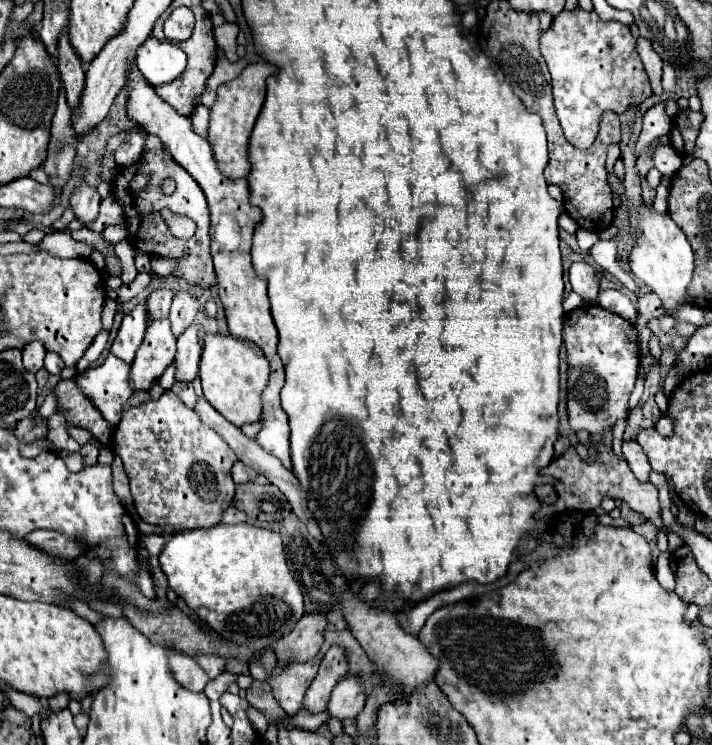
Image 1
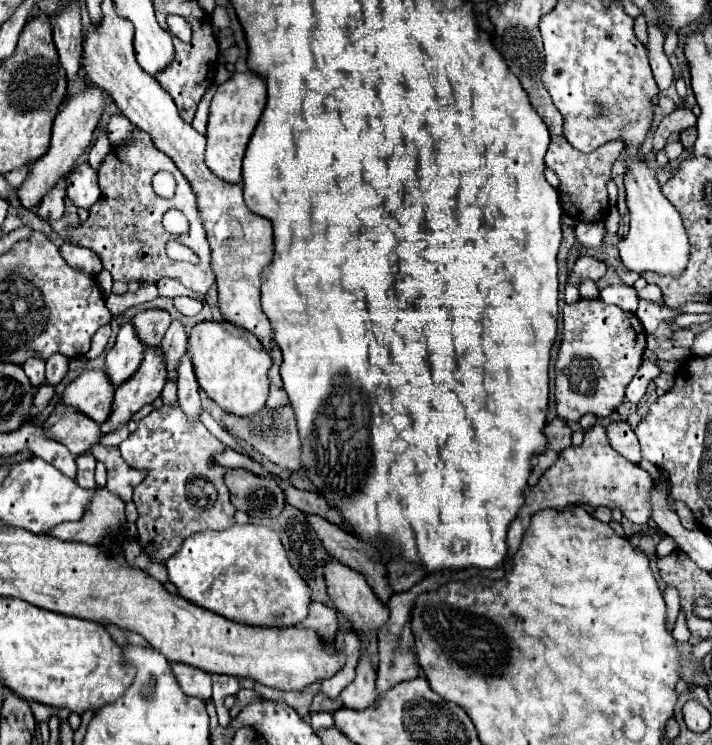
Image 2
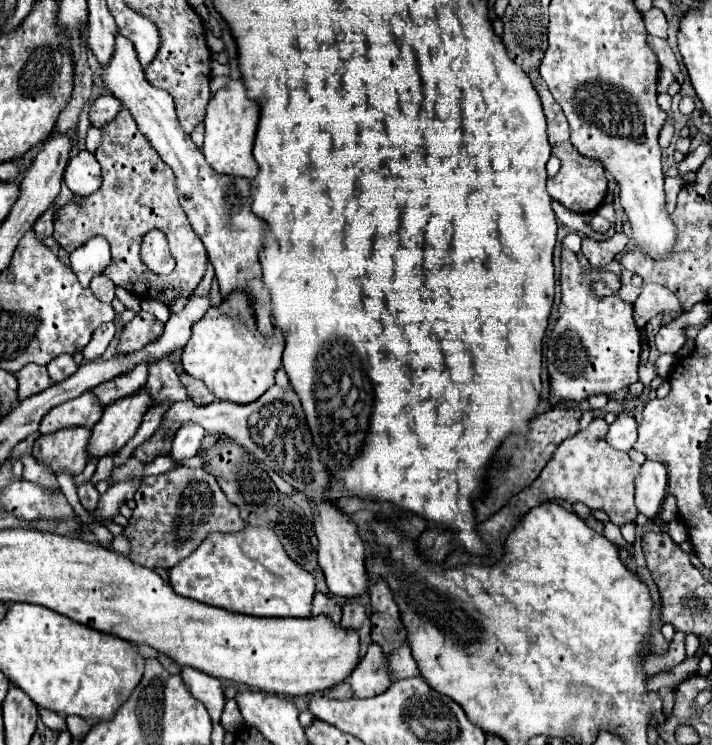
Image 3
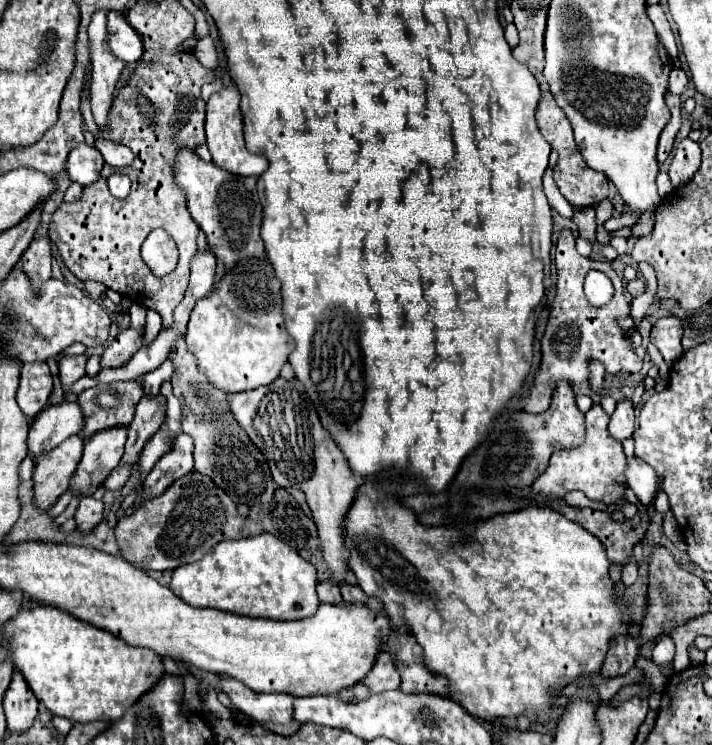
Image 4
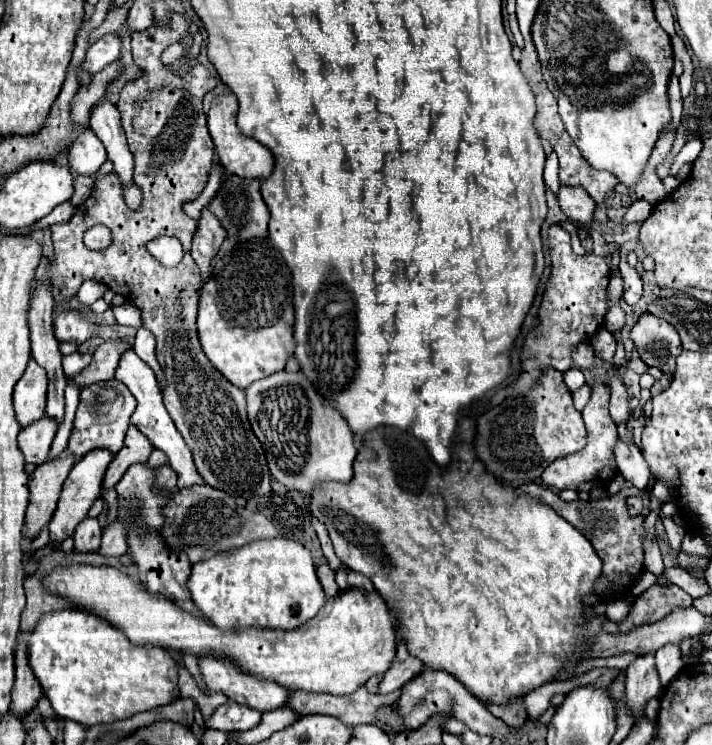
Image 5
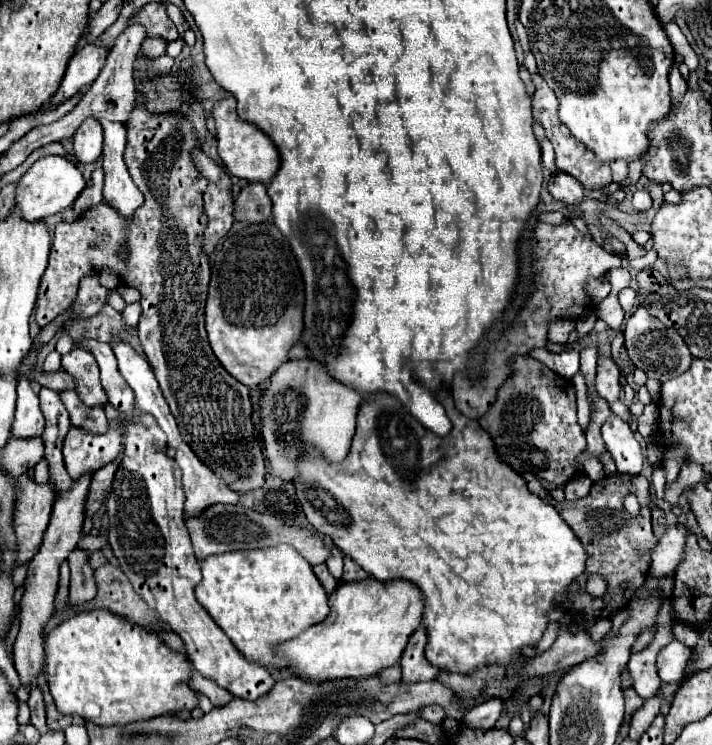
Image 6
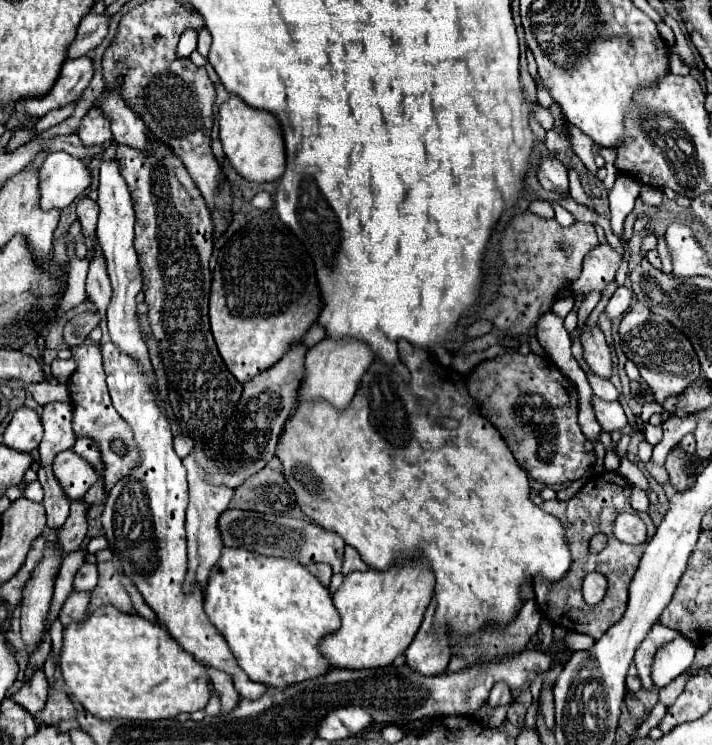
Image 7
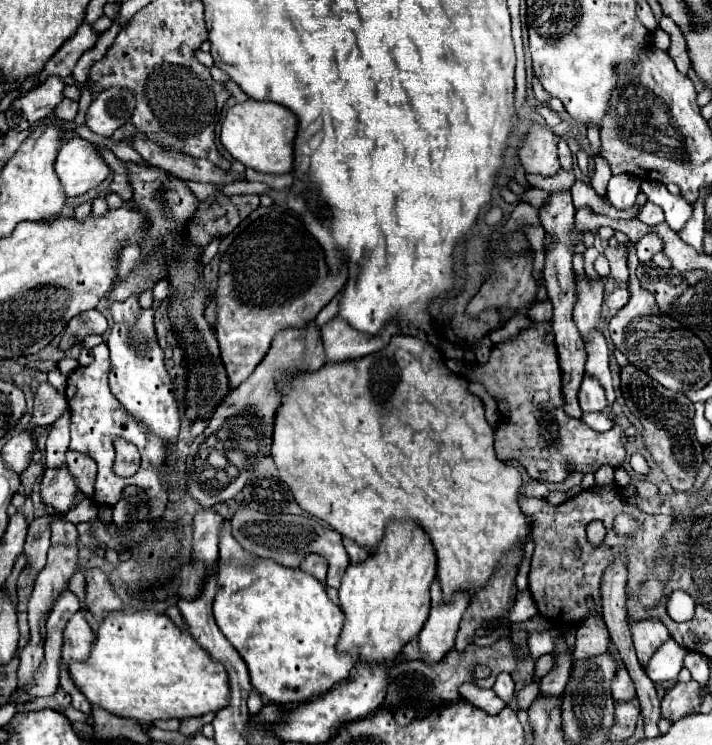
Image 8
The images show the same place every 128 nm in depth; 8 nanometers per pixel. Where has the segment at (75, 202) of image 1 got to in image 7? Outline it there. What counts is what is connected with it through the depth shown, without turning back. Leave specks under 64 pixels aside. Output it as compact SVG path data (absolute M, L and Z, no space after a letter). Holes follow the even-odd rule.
M90 108L80 122L78 136L86 148L100 146L100 144L112 140L110 122L106 120L106 116L102 116L102 112L98 108Z

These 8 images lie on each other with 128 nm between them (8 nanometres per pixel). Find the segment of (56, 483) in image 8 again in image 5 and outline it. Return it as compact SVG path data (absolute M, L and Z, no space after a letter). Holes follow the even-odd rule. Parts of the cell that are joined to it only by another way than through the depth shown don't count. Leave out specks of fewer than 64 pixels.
M108 380L108 382L98 382L98 384L92 384L90 388L84 388L80 392L80 406L78 406L78 412L76 412L76 420L74 420L74 428L72 428L72 434L70 434L70 442L68 442L68 450L80 458L84 456L86 452L90 452L92 448L110 448L112 452L118 452L122 448L122 442L124 442L124 436L126 436L126 430L130 426L130 416L136 408L136 400L134 396L130 394L130 390L118 382L118 380ZM102 388L112 388L120 398L122 398L122 408L120 410L98 410L98 390ZM88 412L94 416L94 422L88 424Z

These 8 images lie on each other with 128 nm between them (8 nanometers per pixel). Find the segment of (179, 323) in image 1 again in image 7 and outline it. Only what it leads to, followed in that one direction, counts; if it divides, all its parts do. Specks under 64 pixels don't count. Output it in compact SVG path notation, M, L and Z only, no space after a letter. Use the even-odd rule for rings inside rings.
M84 498L72 500L70 516L58 534L62 550L68 554L68 552L80 548L80 544L86 536L86 530L88 530L88 502Z

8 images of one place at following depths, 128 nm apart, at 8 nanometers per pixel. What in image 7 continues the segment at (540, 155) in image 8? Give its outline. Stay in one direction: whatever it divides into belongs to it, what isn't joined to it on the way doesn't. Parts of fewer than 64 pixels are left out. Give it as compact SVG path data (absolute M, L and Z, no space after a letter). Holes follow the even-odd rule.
M544 158L538 168L538 180L548 192L568 194L568 170L566 166L556 158Z

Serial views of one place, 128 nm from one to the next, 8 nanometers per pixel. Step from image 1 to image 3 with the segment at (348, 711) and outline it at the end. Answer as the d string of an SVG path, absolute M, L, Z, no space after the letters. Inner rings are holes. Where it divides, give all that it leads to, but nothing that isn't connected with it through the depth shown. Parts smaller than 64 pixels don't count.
M370 642L368 652L364 660L356 666L356 670L348 678L354 698L372 698L382 692L392 684L386 664L384 664L384 654L378 644Z

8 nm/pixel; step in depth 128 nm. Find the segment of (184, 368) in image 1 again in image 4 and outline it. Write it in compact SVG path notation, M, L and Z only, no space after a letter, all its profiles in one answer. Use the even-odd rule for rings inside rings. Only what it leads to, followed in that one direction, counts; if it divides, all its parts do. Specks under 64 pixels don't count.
M180 434L176 438L172 450L166 456L162 456L162 460L152 468L152 474L144 482L140 502L144 500L144 496L148 496L148 492L160 494L174 480L178 480L180 476L188 474L192 470L192 466L194 466L192 464L192 454L194 454L194 442L190 440L190 436Z

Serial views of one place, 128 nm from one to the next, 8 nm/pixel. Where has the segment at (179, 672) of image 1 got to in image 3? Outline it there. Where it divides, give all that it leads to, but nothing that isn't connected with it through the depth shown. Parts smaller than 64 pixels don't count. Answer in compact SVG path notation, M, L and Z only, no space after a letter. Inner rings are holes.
M184 666L180 670L180 676L186 684L186 688L190 690L190 694L194 694L196 700L200 700L210 718L214 722L220 720L220 714L222 714L222 708L224 708L224 690L222 690L222 682L214 676L208 676L200 670L194 670L194 668L188 668Z

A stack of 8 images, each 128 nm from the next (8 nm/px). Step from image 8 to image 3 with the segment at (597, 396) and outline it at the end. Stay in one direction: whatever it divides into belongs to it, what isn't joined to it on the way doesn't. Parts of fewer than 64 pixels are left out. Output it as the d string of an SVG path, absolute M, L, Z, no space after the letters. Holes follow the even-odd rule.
M646 460L636 478L636 508L650 520L658 518L666 496L666 468L664 464Z

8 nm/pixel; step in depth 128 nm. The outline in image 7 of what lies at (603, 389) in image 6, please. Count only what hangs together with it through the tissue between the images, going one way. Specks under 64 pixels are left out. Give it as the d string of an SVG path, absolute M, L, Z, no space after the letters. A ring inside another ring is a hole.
M584 326L582 328L582 346L584 346L584 360L590 366L590 370L594 374L598 374L600 378L610 378L614 364L612 364L610 348L604 340L604 334L598 328L588 332Z

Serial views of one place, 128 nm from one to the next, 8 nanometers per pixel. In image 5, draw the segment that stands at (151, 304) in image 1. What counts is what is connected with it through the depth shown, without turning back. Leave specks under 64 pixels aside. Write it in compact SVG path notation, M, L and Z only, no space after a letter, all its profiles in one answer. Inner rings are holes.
M108 340L108 342L104 342L104 346L100 346L92 354L90 366L86 366L84 372L74 376L72 380L82 388L90 386L94 382L100 382L100 380L112 380L114 372L118 368L118 360L128 350L132 350L132 346L128 342L124 342L124 340Z

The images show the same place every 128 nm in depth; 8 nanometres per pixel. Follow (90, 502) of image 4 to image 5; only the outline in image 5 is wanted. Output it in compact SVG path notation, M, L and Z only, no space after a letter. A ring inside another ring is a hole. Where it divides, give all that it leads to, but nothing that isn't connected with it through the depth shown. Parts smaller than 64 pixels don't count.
M86 516L84 522L80 522L74 530L74 548L78 552L90 552L100 548L100 536L102 536L102 526L98 524L98 518Z

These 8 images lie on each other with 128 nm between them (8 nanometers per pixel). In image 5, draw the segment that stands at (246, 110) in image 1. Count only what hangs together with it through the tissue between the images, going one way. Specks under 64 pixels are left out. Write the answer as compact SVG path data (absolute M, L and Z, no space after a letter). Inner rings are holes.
M222 94L212 100L210 112L208 112L208 130L216 148L216 154L220 158L220 164L230 174L236 174L240 178L268 178L274 168L274 158L270 150L256 140L248 140L236 126L236 96L234 94Z

